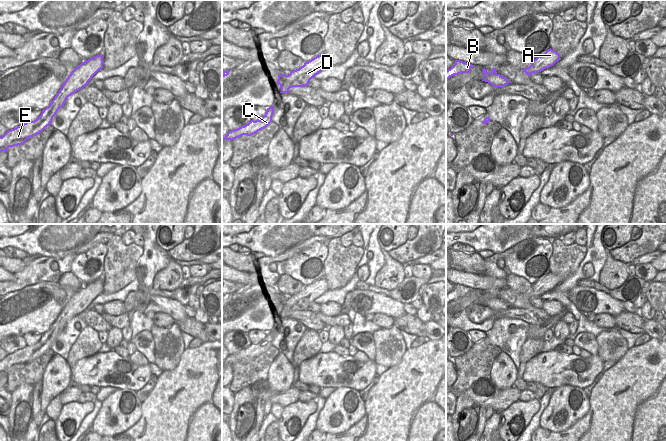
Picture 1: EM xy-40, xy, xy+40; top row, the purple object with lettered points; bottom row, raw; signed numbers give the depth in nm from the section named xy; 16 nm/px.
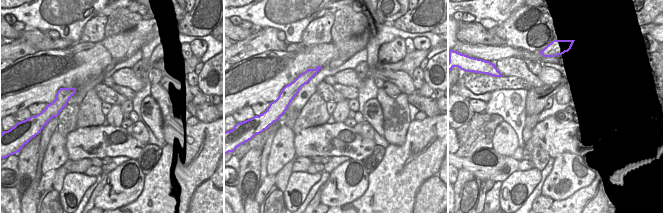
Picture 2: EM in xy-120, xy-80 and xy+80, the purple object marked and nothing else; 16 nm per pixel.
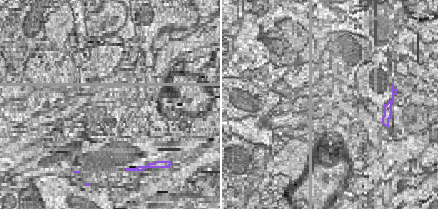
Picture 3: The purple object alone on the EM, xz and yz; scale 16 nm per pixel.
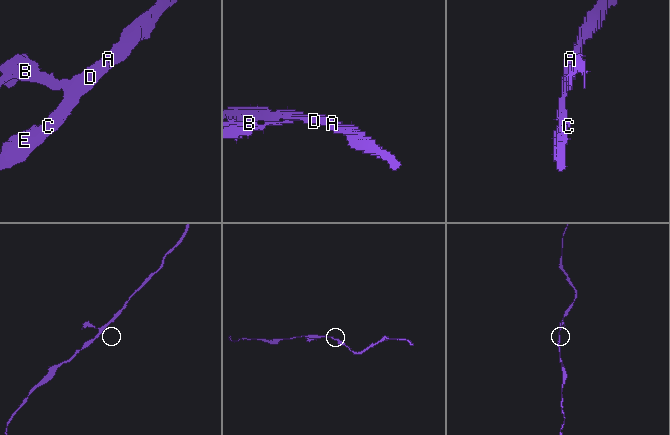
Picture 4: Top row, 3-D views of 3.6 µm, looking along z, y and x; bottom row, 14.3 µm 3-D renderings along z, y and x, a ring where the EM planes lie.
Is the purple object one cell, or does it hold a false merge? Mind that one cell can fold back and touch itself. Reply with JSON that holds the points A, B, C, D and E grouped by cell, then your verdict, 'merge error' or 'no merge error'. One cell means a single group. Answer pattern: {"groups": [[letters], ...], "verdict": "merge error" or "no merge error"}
{"groups": [["A", "C", "D", "E"], ["B"]], "verdict": "merge error"}

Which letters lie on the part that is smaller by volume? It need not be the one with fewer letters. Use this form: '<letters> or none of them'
B

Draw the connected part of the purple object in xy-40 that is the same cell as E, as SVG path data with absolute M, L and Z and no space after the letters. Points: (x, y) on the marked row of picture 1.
M97 55L82 62L68 76L61 89L48 107L34 121L27 121L23 125L8 130L0 137L0 153L9 147L22 145L25 141L51 125L53 117L62 108L69 96L87 86L92 77L103 68L103 55Z

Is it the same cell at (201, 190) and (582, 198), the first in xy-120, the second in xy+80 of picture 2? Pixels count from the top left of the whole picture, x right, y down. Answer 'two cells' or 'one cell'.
one cell

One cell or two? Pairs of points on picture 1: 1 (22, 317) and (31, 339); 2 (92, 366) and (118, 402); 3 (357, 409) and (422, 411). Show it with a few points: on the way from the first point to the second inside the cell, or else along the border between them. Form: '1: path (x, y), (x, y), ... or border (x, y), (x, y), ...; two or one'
1: border (42, 333), (25, 332), (22, 335); two
2: border (118, 388), (130, 388), (135, 392); two
3: border (364, 401), (364, 415), (350, 428); two

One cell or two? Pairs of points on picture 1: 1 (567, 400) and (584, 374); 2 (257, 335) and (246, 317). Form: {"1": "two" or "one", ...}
{"1": "two", "2": "two"}

